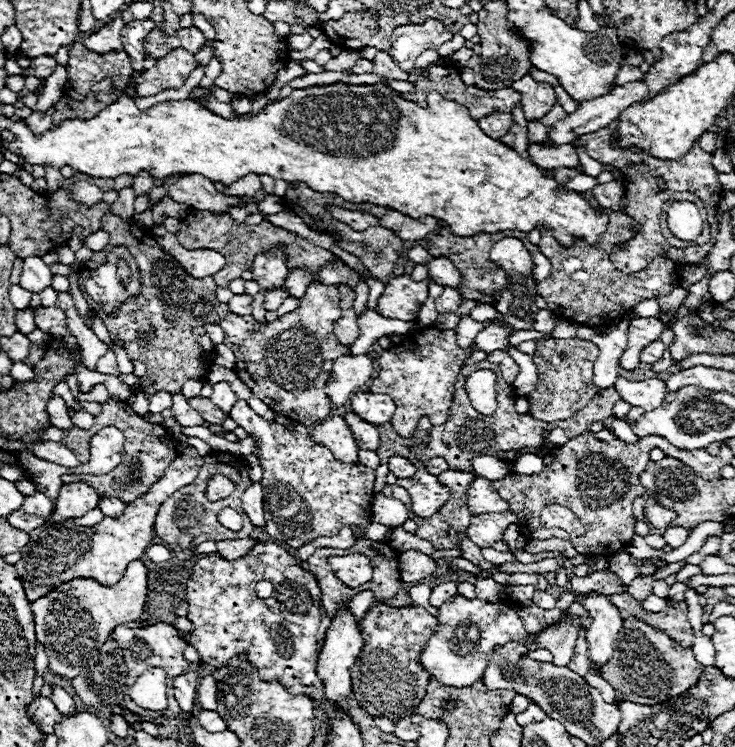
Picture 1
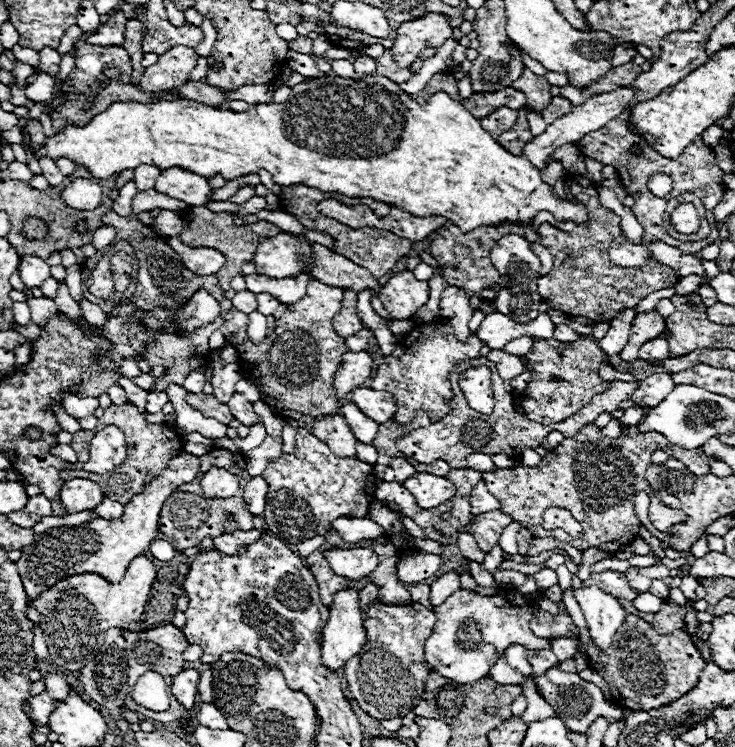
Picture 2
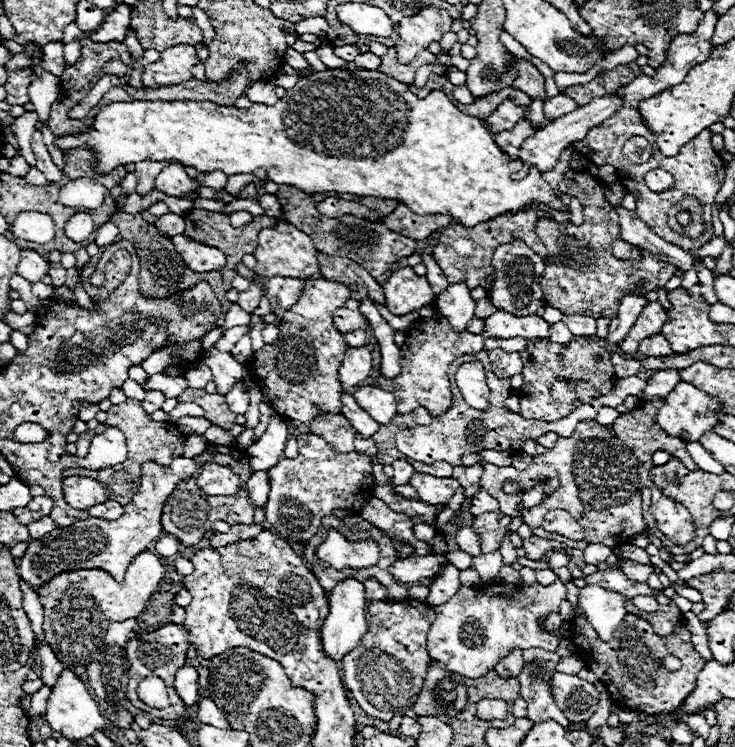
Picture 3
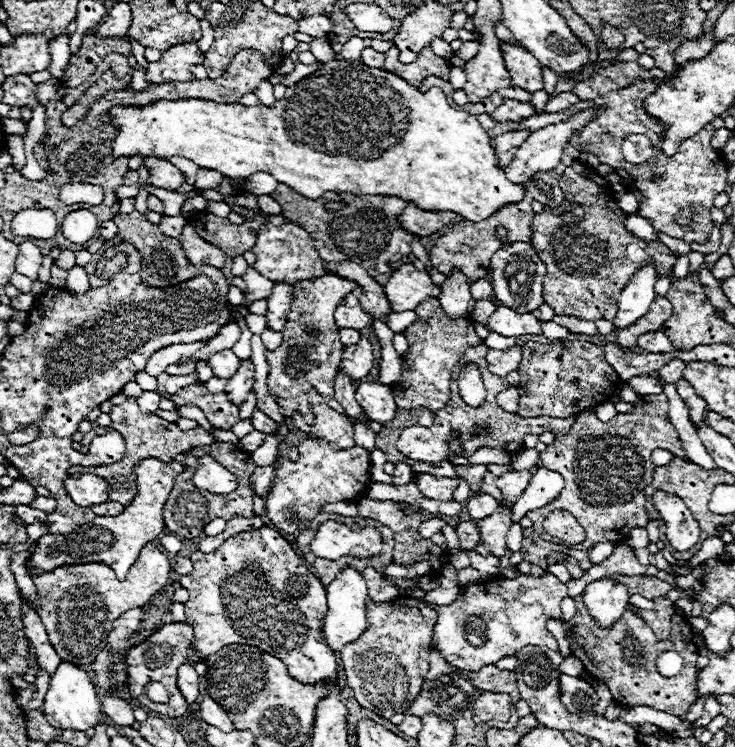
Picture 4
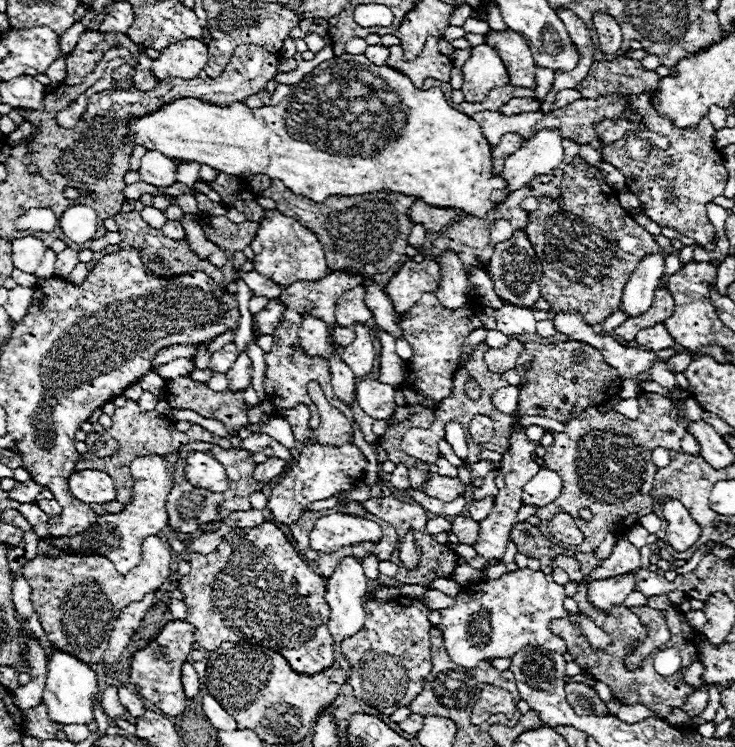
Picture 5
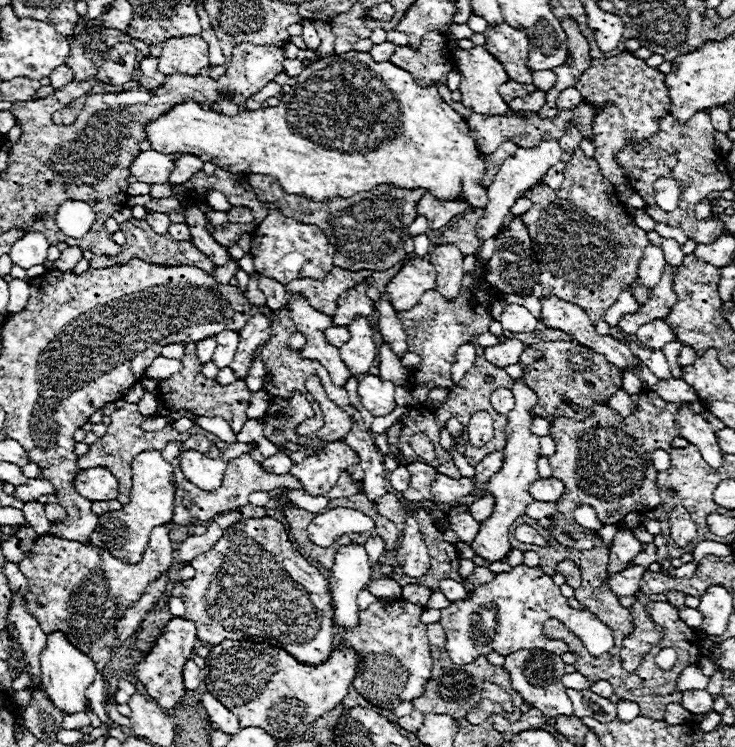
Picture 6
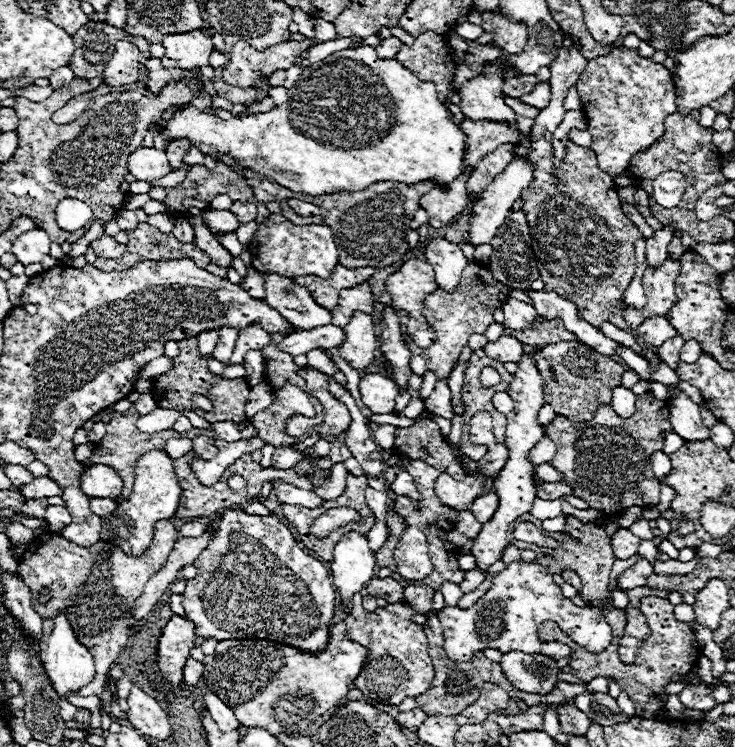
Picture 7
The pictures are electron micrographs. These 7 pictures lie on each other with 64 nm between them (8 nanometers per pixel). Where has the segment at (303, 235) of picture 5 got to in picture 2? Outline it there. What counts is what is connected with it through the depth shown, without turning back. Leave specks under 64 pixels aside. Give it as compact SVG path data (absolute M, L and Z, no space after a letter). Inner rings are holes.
M286 232L260 242L254 254L256 274L268 278L288 278L298 272L306 272L304 264L310 264L310 242L302 236L290 236Z

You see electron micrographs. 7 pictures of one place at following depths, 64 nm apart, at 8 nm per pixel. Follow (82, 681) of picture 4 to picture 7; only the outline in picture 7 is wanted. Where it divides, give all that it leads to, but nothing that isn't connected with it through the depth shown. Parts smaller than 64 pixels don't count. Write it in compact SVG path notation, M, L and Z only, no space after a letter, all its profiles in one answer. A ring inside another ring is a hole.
M58 616L54 620L46 620L42 628L42 642L40 642L40 662L42 668L56 690L58 696L70 696L72 692L78 692L94 678L94 658L92 654L74 638L74 632L64 616Z

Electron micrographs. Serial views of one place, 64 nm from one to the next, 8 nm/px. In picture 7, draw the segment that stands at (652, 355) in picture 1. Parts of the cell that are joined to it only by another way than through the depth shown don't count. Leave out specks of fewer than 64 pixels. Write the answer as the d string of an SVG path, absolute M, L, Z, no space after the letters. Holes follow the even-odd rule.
M654 316L650 320L646 320L638 330L636 330L638 338L652 346L652 348L658 348L662 346L666 340L674 338L678 332L674 332L674 328L668 324L668 320L664 316Z

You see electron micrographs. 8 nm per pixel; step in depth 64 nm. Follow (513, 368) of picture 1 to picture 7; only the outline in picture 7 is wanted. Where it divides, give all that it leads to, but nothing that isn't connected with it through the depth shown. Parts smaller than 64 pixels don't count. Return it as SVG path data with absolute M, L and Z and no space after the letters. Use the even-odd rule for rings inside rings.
M500 336L496 342L486 344L484 352L498 362L520 362L524 354L524 344L512 336Z

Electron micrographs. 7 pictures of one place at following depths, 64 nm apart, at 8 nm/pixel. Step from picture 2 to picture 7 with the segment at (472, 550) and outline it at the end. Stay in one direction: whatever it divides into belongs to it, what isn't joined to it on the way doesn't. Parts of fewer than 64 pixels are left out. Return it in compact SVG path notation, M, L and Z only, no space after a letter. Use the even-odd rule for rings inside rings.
M460 510L458 516L456 516L456 520L454 520L454 528L456 528L462 536L466 536L466 538L474 538L474 536L482 530L482 524L472 516L472 512Z

